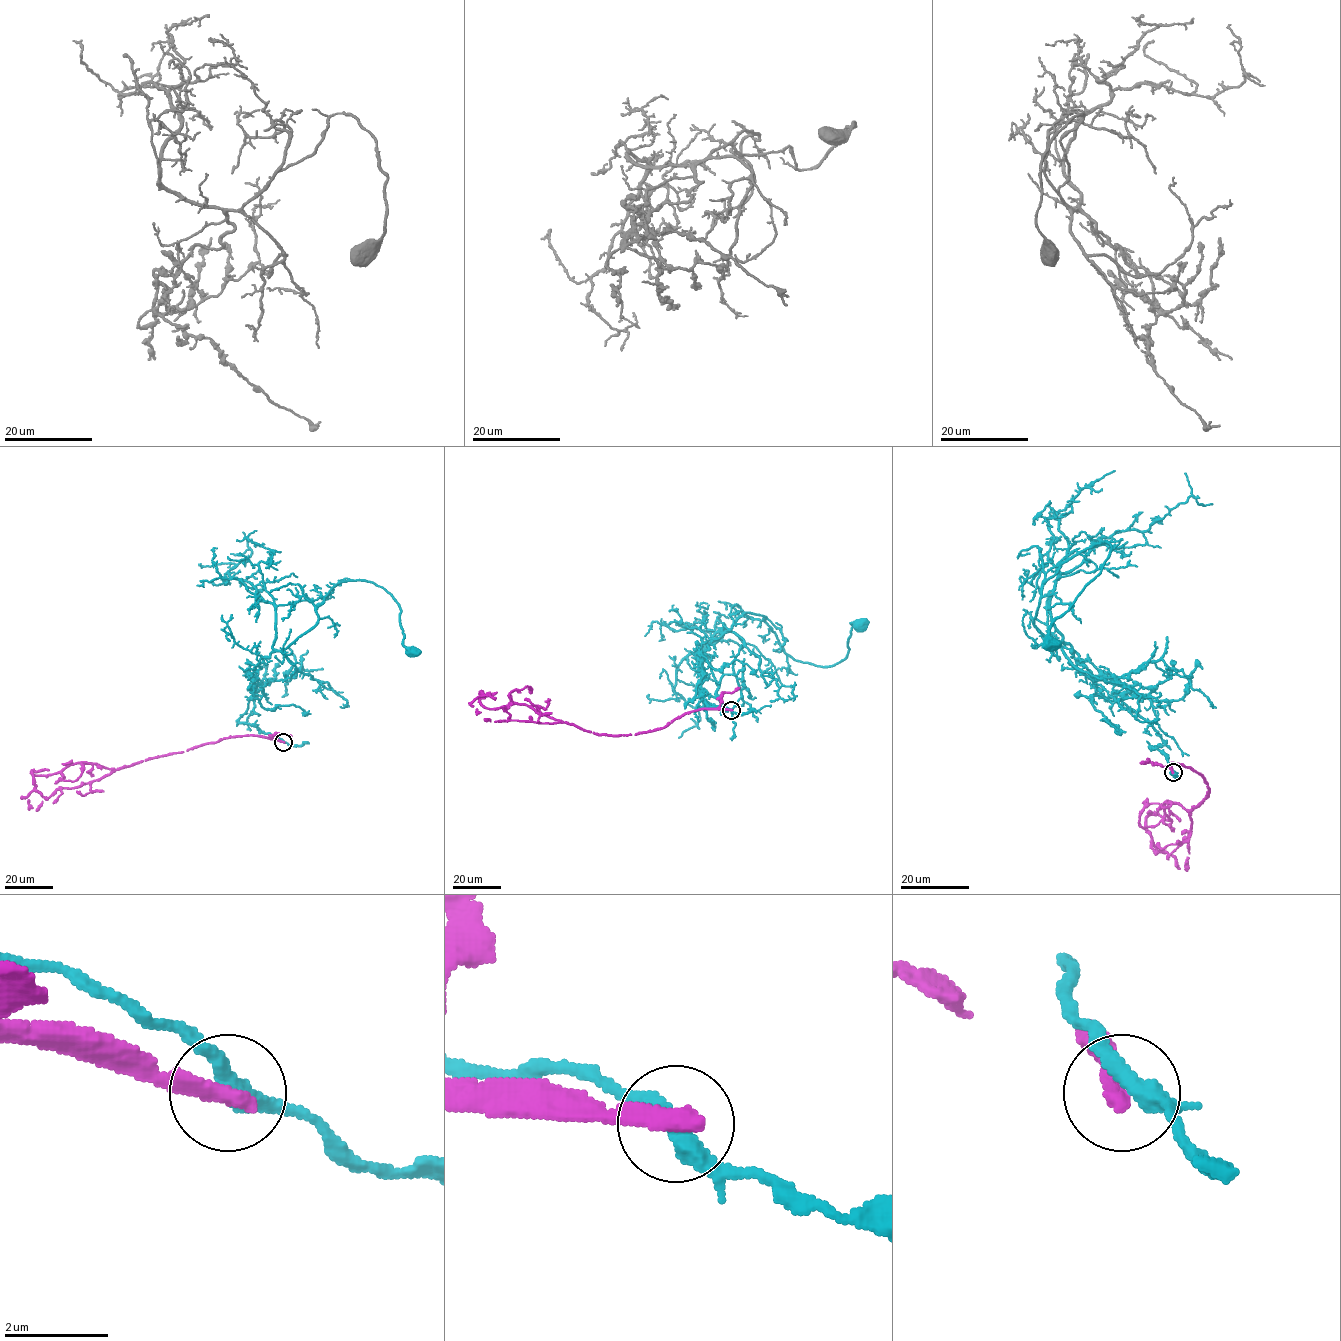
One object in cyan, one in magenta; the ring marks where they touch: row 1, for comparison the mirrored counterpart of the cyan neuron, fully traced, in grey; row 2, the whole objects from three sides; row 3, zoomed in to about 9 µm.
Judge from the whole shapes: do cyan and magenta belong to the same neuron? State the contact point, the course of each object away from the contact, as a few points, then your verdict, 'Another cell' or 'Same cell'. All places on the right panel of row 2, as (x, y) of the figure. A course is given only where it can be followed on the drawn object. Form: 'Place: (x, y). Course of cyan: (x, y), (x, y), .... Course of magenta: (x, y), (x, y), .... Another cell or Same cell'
Place: (1173, 772). Course of cyan: (1173, 772), (1151, 725), (1035, 626), (1042, 585), (1107, 542), (1052, 643). Course of magenta: (1173, 772), (1192, 768), (1208, 784), (1191, 811), (1168, 802), (1170, 820), (1146, 818), (1180, 869). Another cell

